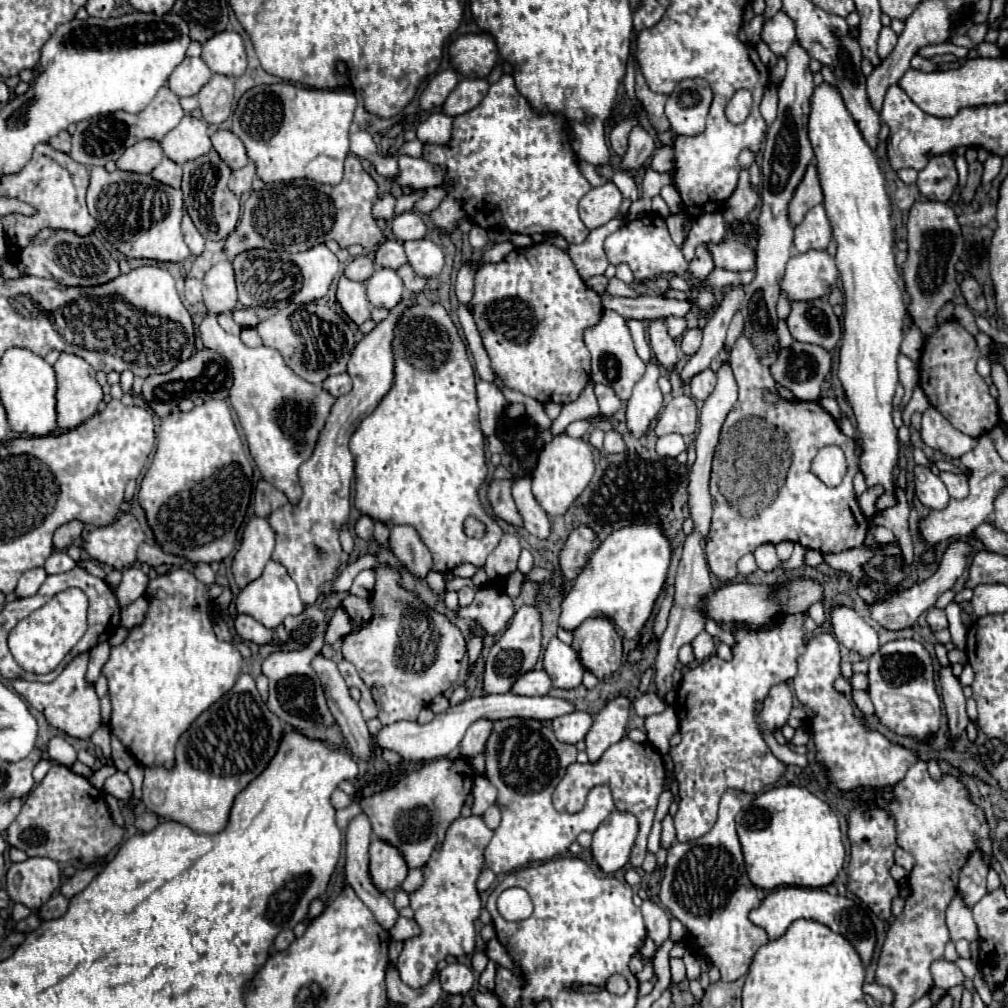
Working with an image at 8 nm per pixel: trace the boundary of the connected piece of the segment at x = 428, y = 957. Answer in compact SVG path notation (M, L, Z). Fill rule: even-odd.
M468 816L454 820L442 846L432 852L424 866L424 884L420 890L410 894L410 908L414 910L414 920L420 924L422 934L404 942L404 950L398 958L398 970L404 984L410 988L426 986L436 964L446 956L466 956L474 952L474 920L480 916L480 894L476 890L476 880L484 862L484 848L492 838L492 830L486 828L480 816Z

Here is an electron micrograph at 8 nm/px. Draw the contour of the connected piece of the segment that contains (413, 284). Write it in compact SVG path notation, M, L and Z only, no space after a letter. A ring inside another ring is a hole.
M408 264L400 266L400 268L396 270L396 274L402 278L402 282L404 282L404 286L406 286L408 292L422 292L422 288L424 288L424 284L426 284L426 278L414 274L414 270L412 270Z

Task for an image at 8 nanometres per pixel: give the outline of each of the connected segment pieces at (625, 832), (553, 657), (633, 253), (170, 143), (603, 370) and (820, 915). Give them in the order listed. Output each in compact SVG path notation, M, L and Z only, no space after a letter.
M612 812L592 834L592 858L604 874L622 870L630 860L630 850L638 834L632 814Z
M552 638L544 650L544 670L552 680L554 688L572 690L582 684L584 666L578 660L578 654L572 646Z
M648 212L648 214L644 214L644 218L632 220L630 224L626 224L620 230L616 230L614 234L610 234L604 240L604 250L606 250L610 264L618 266L618 264L626 262L636 280L646 280L646 278L652 278L658 274L682 276L686 272L686 260L684 260L682 250L672 242L664 218L660 218L654 212Z
M188 114L180 120L180 124L174 130L170 130L162 138L160 146L170 160L184 164L184 162L196 160L210 152L212 142L210 142L208 134L210 134L208 124L204 120Z
M604 310L602 320L594 328L586 330L584 340L592 354L592 380L598 384L610 386L620 398L620 402L626 404L630 400L634 384L644 376L644 370L646 370L646 364L638 358L634 350L634 342L628 332L626 318L618 316L614 310Z
M784 886L784 888L776 888L774 892L770 892L762 900L762 904L754 912L750 912L750 920L754 920L754 924L766 928L770 940L780 938L788 930L788 926L800 918L810 918L820 924L826 924L834 932L842 932L842 936L854 946L854 950L862 958L862 964L864 966L870 964L870 960L874 956L874 948L876 948L876 930L868 916L868 910L862 902L860 902L860 914L858 914L858 900L838 896L838 894L828 894L826 890L820 890L820 888Z

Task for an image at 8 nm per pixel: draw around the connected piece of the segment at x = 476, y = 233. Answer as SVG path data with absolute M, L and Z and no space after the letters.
M472 226L470 234L468 234L468 240L470 240L470 246L472 246L474 250L482 250L482 248L486 248L488 242L490 242L486 230L480 228L480 226Z

